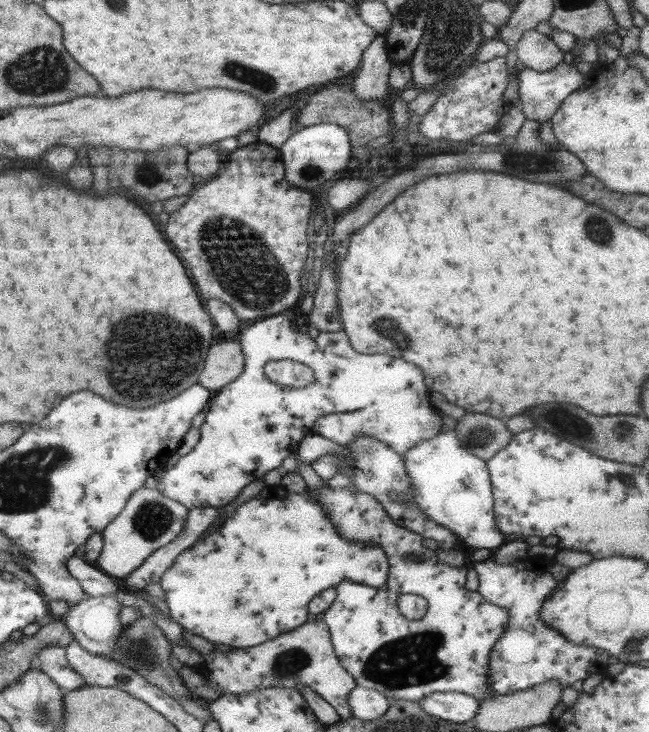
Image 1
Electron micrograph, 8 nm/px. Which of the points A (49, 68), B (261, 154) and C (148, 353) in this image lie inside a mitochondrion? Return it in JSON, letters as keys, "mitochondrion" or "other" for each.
{"A":"mitochondrion","B":"other","C":"mitochondrion"}

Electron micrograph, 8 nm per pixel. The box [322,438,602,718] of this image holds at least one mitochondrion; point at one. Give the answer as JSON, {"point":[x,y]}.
{"point":[417,659]}

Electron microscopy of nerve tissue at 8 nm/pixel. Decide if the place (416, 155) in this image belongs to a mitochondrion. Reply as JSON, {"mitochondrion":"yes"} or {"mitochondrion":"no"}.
{"mitochondrion":"no"}

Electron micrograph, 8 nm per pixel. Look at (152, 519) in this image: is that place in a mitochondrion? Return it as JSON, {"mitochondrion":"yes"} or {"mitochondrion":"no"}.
{"mitochondrion":"yes"}

